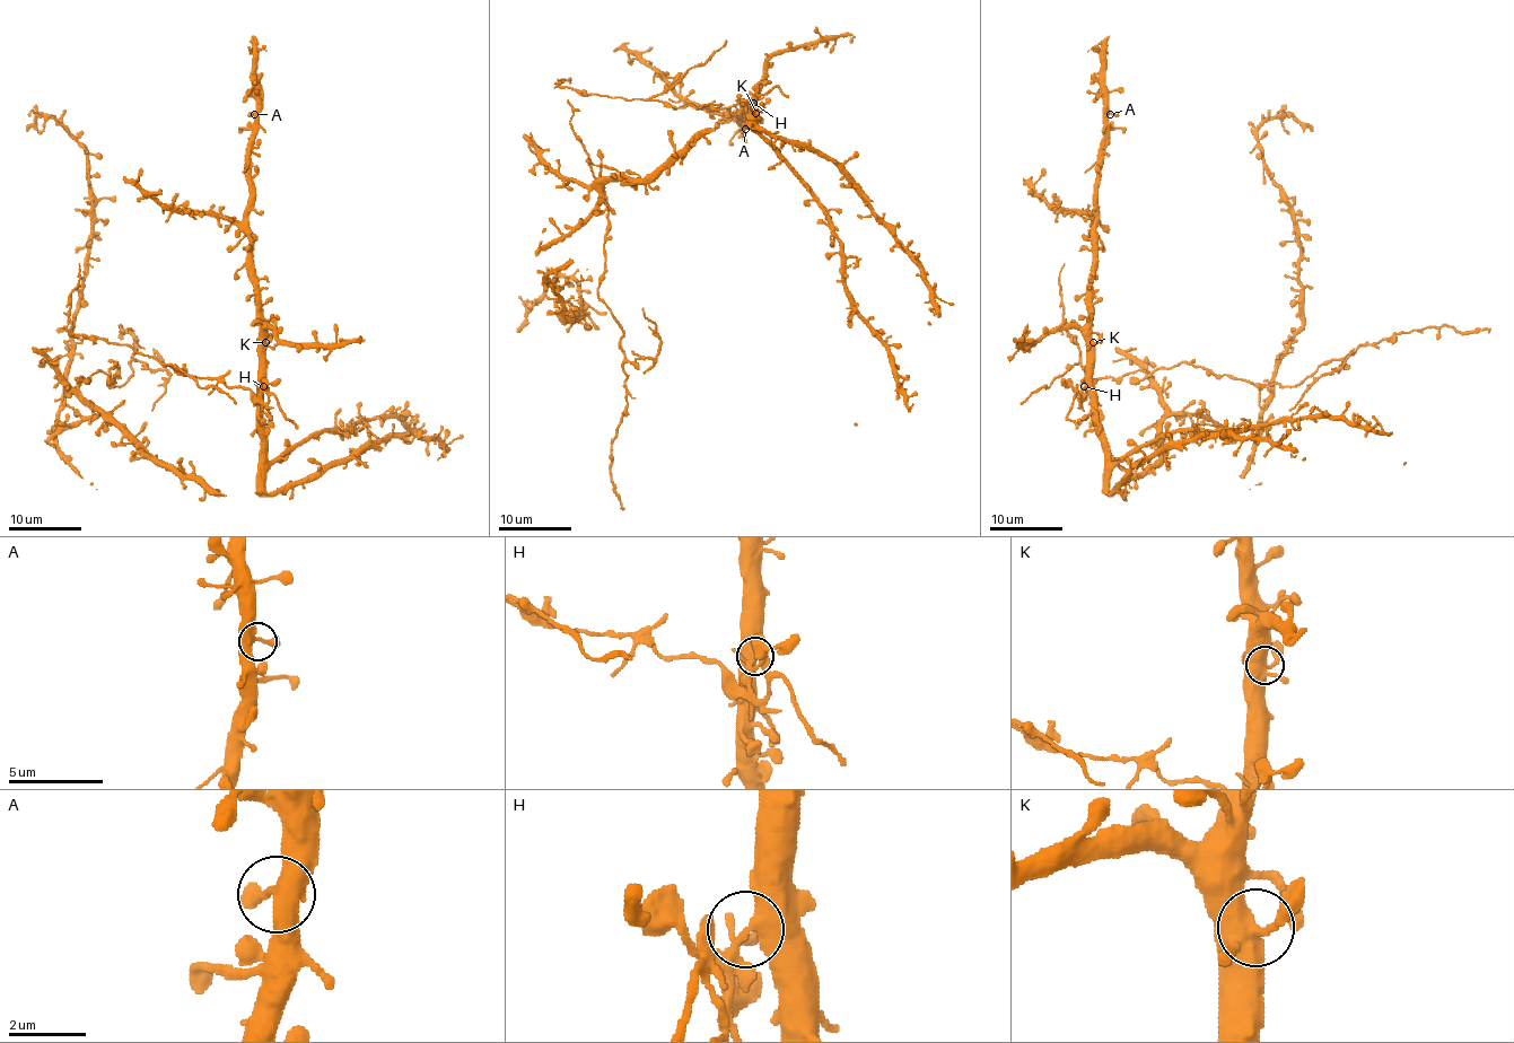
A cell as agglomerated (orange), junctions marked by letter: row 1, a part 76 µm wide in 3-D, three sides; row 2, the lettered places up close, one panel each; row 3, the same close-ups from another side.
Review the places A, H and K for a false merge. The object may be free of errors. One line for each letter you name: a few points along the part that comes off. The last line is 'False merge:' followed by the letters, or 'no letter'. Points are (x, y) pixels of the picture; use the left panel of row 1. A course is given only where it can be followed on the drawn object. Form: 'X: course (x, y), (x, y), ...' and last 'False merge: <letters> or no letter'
False merge: H

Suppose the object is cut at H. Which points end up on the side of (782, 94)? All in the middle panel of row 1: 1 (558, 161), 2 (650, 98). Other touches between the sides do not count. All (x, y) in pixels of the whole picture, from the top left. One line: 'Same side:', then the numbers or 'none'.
Same side: 2

